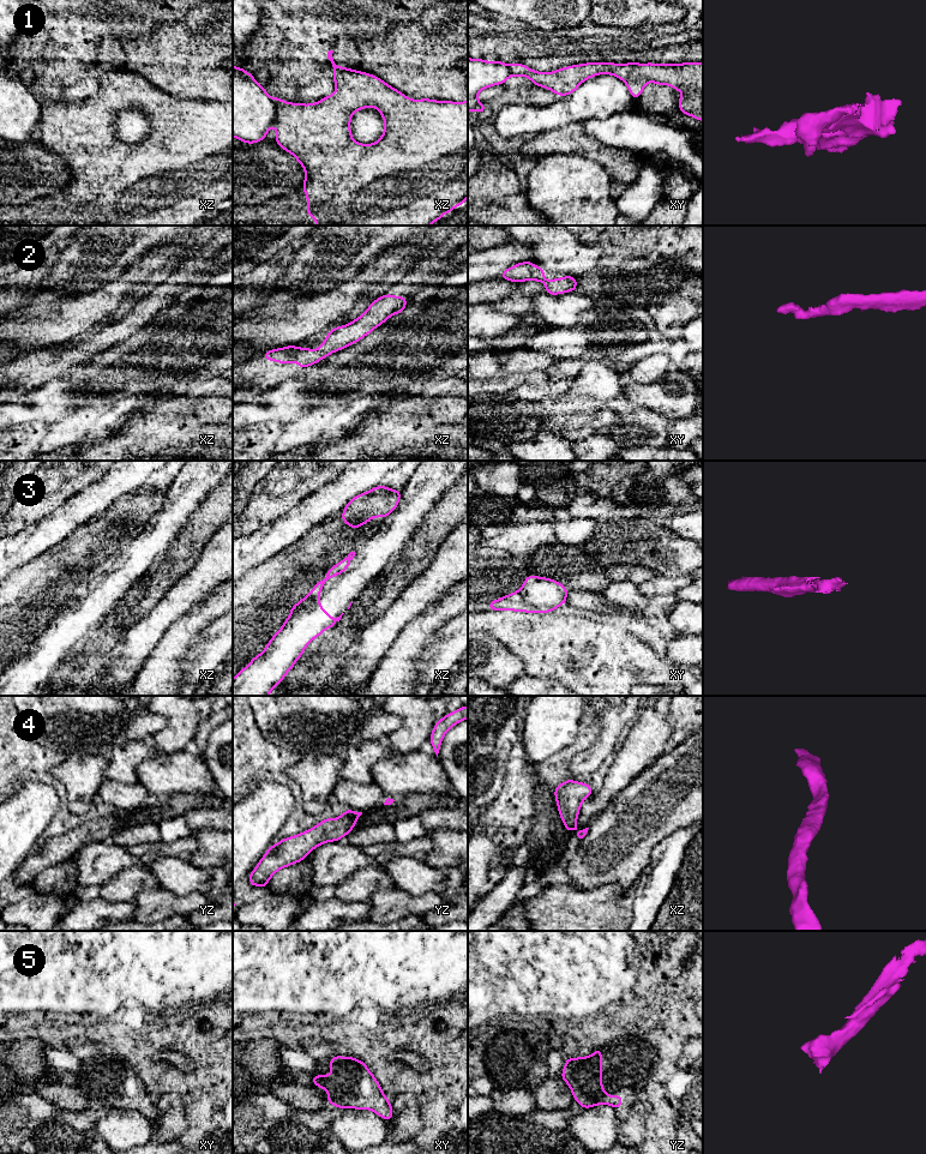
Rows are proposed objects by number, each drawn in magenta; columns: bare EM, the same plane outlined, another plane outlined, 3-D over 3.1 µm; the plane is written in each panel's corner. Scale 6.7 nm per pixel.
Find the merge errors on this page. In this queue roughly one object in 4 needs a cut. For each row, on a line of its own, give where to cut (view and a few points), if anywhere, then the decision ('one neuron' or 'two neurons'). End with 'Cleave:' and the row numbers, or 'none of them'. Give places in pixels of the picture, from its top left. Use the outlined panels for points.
1: xz (271, 100), (276, 107), (275, 122) | two neurons
2: no cut | one neuron
3: no cut | one neuron
4: no cut | one neuron
5: no cut | one neuron
Cleave: 1

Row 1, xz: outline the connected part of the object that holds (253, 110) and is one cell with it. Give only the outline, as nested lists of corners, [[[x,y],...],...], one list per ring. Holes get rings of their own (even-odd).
[[[233,66],[233,137],[246,144],[266,138],[277,108],[265,88],[242,67]]]

